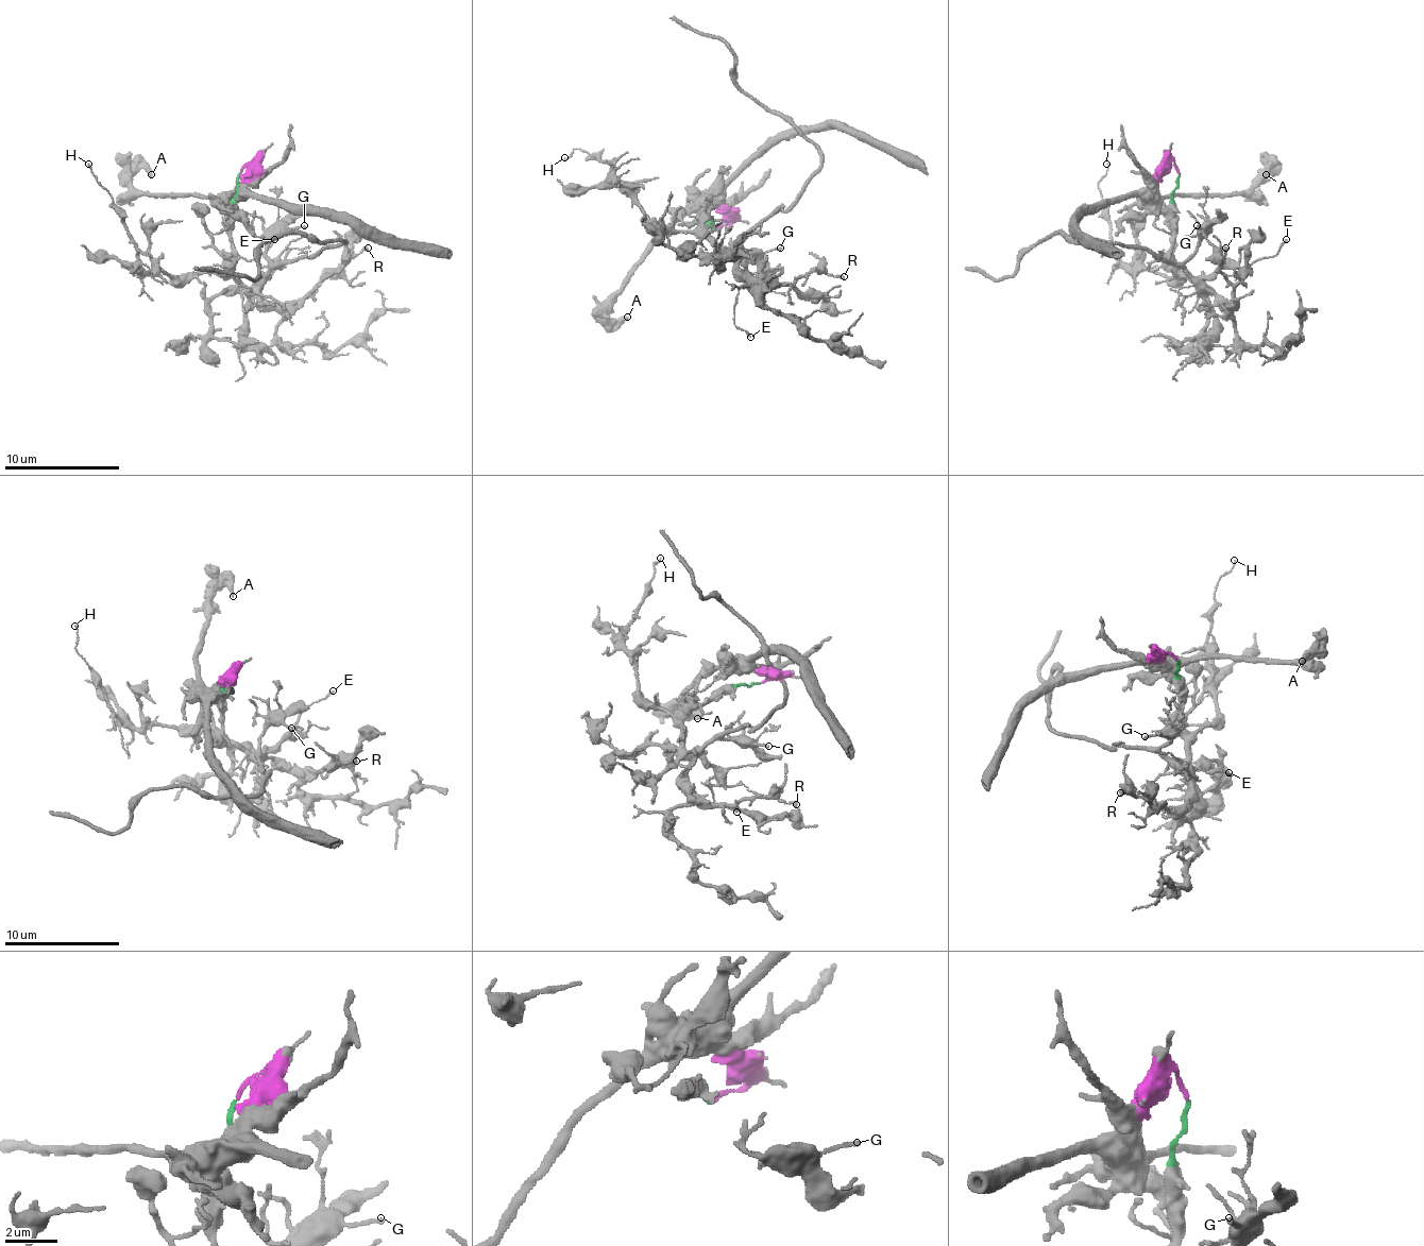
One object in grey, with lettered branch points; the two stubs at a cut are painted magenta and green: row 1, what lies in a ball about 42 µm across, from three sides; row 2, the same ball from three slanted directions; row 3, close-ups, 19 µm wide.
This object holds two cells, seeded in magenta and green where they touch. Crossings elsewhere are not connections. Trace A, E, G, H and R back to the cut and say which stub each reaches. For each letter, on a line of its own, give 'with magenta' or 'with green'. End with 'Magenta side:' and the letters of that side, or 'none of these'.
A: with magenta
E: with green
G: with green
H: with green
R: with green
Magenta side: A

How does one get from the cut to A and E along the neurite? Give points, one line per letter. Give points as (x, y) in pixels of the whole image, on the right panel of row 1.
A: (1177, 172), (1172, 167), (1160, 178), (1157, 195), (1241, 195), (1270, 170), (1267, 175)
E: (1177, 172), (1177, 187), (1172, 195), (1172, 265), (1198, 288), (1221, 268), (1250, 268), (1267, 259), (1287, 239)

